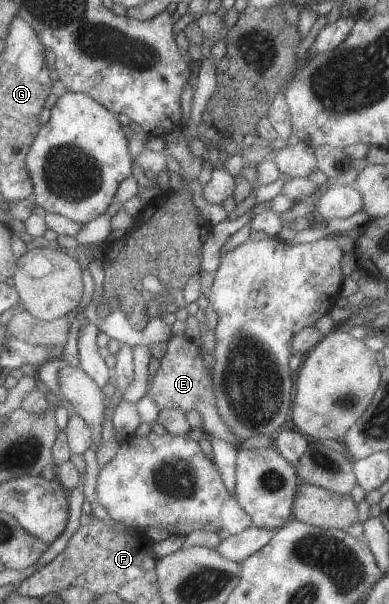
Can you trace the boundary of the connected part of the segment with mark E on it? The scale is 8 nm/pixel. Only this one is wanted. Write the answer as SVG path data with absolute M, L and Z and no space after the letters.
M183 335L169 337L166 342L165 354L159 359L158 371L149 381L147 392L160 409L177 407L184 413L195 410L200 415L202 428L206 433L231 444L238 443L239 441L232 435L232 431L229 430L216 411L212 389L212 370L210 369L208 372L205 370L203 358L199 353L197 346L193 344L191 339Z

